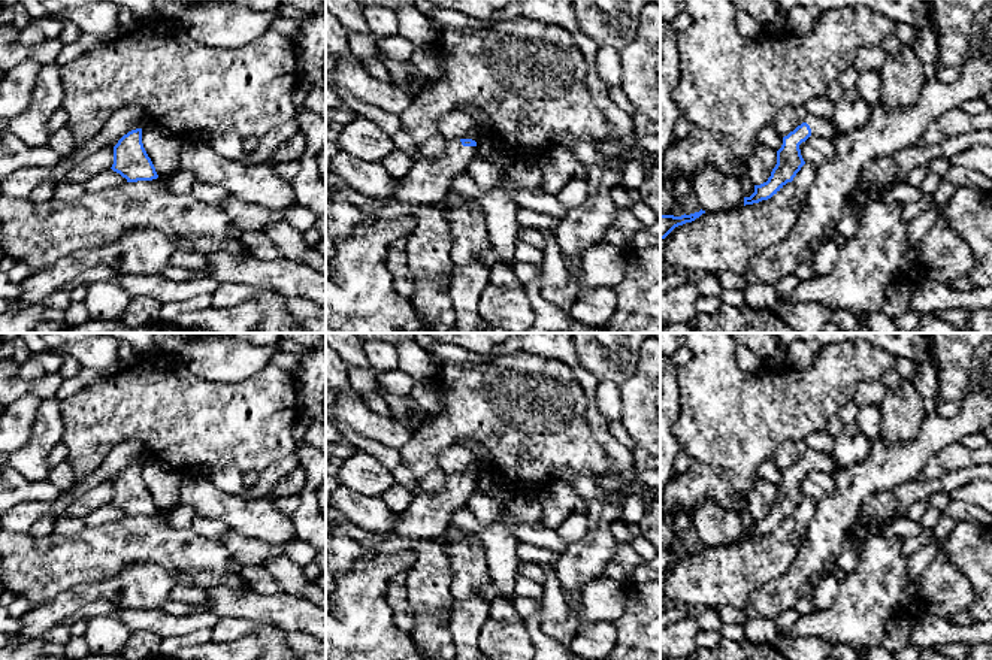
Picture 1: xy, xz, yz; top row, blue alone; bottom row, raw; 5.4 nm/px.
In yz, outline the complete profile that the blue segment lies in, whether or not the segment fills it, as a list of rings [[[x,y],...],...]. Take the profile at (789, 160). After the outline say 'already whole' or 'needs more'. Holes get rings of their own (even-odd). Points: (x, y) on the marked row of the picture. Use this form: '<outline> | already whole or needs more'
[[[807,115],[801,125],[783,137],[783,145],[777,151],[777,164],[772,169],[771,176],[766,182],[754,185],[754,193],[750,197],[744,197],[744,206],[771,199],[787,182],[793,181],[796,173],[805,164],[799,145],[810,136],[835,139],[838,133],[840,131],[832,119]]] | needs more

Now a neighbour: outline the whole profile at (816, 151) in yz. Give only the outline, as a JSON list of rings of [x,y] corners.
[[[810,136],[799,145],[799,149],[804,161],[816,169],[831,161],[835,155],[834,139],[819,136]]]

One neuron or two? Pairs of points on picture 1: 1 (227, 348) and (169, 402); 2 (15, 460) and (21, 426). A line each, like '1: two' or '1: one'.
1: two
2: two

